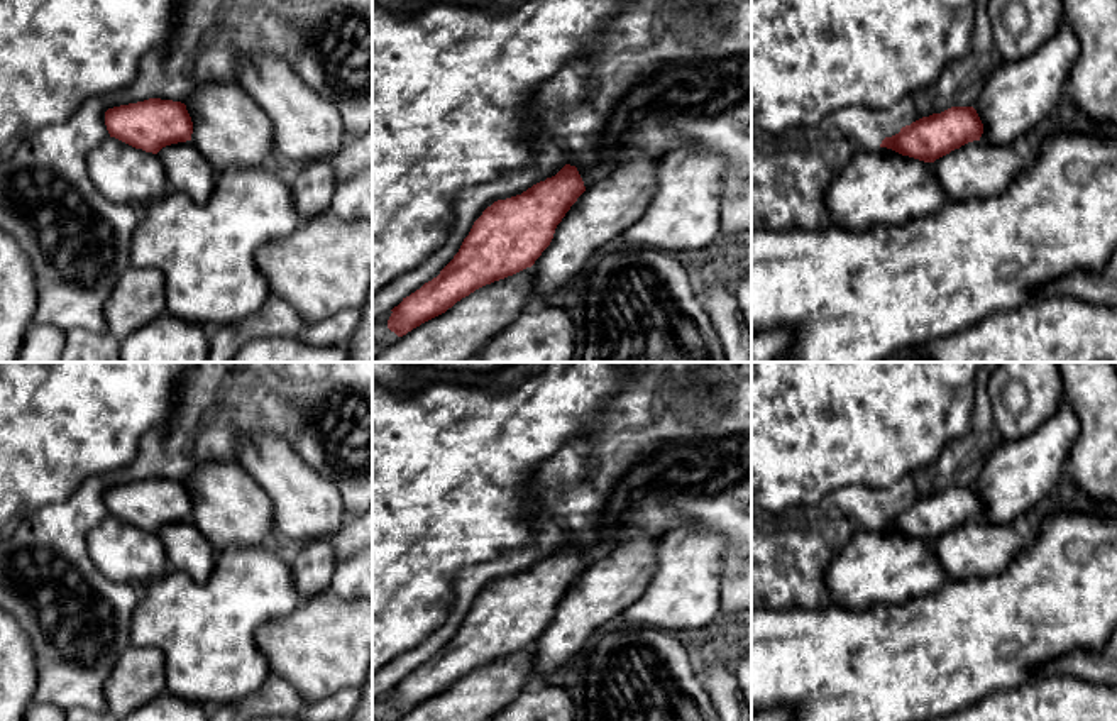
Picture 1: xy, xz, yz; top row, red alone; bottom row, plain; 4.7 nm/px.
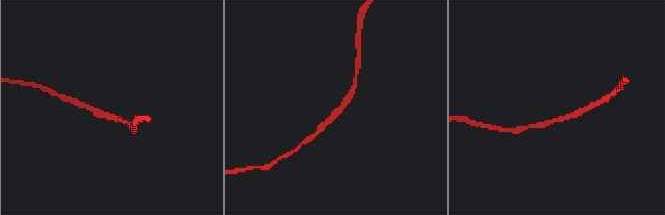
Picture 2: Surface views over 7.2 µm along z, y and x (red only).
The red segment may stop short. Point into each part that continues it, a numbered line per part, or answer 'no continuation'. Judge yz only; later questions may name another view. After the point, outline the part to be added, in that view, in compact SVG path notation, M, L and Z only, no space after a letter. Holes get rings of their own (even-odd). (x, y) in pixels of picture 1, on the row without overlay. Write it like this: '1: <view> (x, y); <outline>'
no continuation

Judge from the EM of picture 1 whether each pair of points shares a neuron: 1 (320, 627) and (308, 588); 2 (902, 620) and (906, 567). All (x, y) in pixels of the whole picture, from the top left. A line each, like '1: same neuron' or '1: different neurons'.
1: different neurons
2: different neurons

